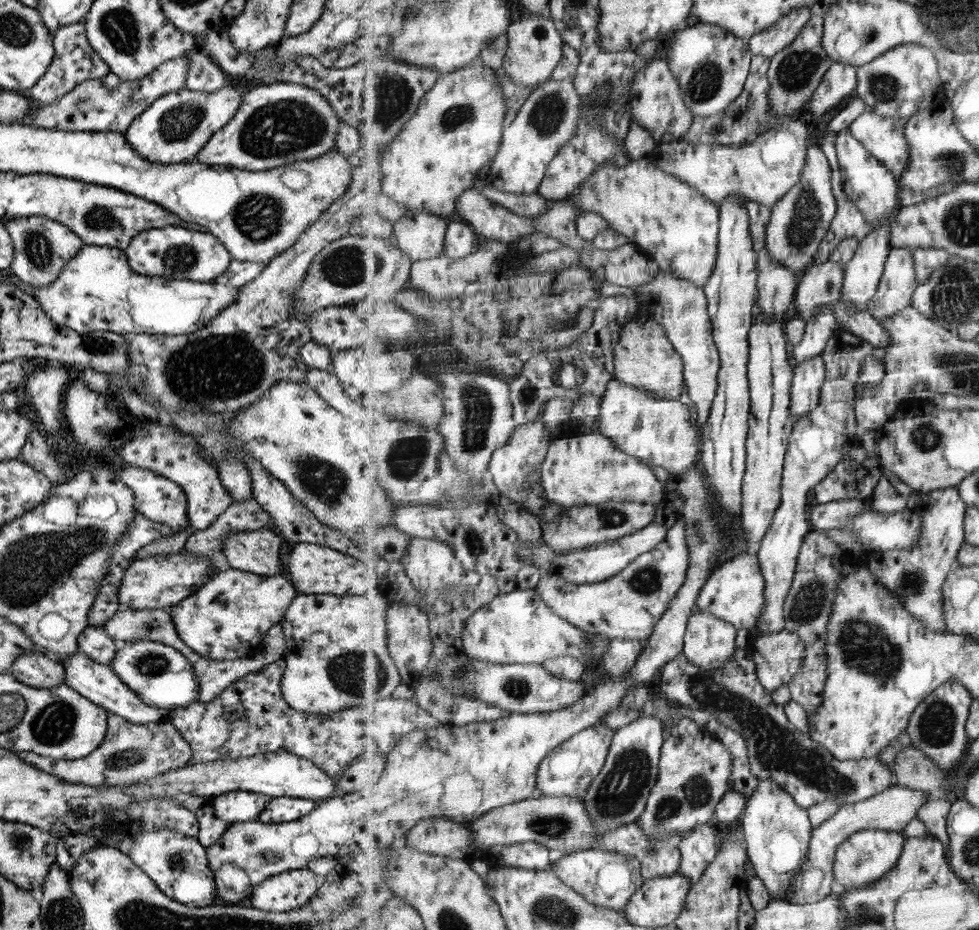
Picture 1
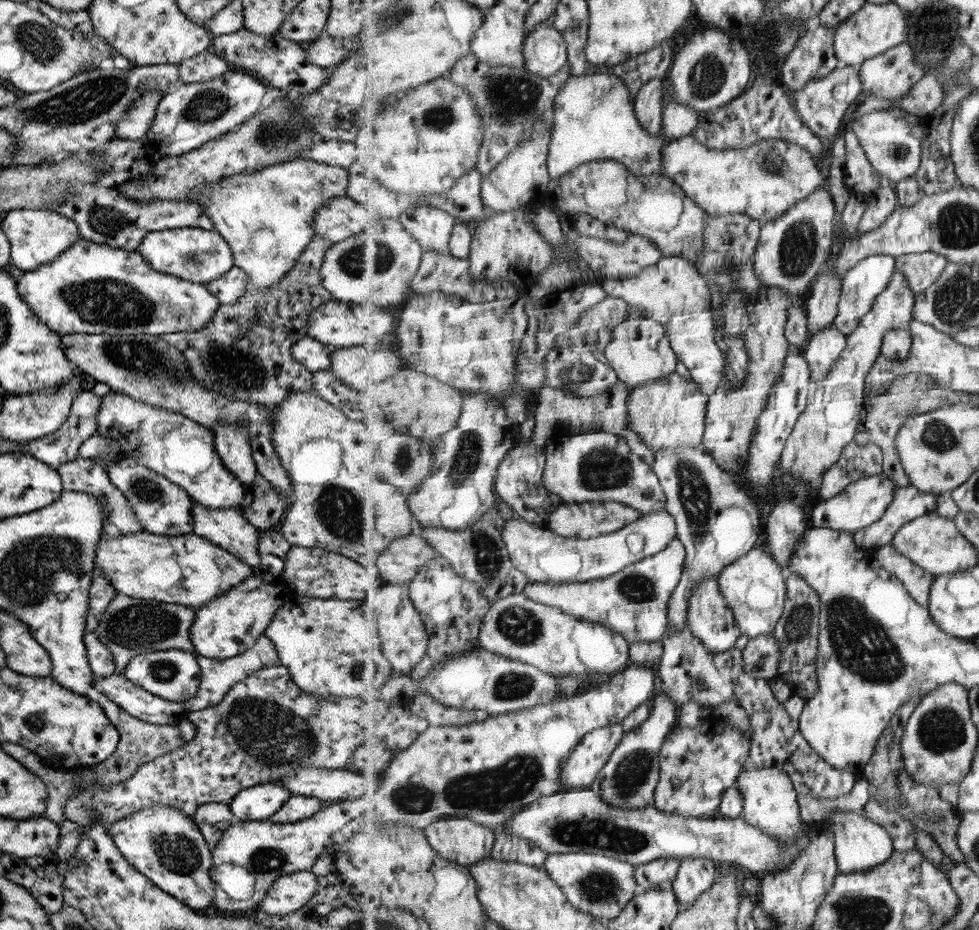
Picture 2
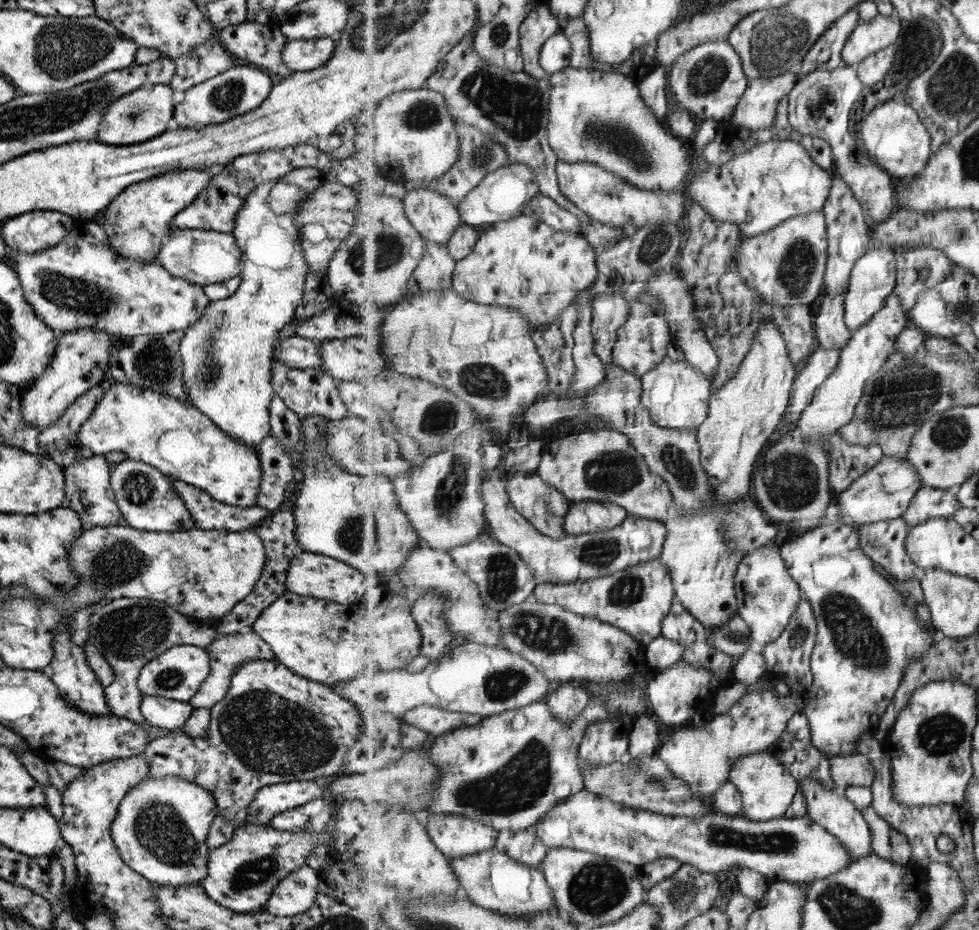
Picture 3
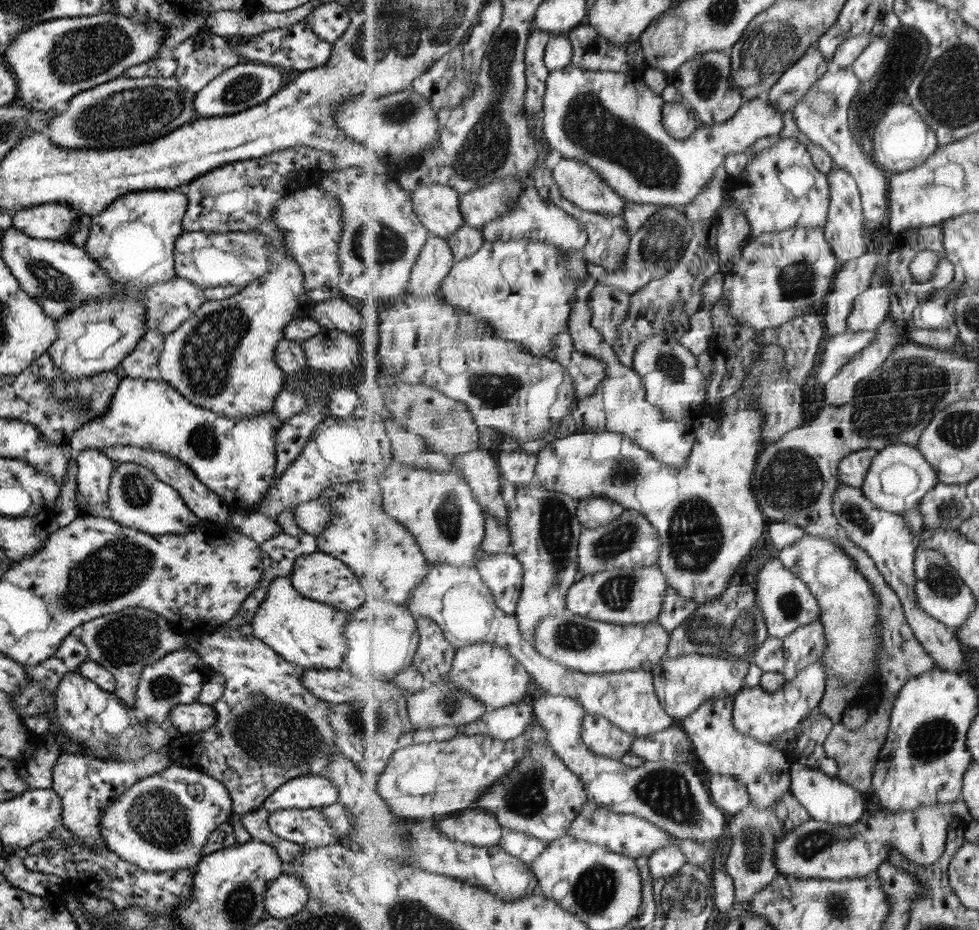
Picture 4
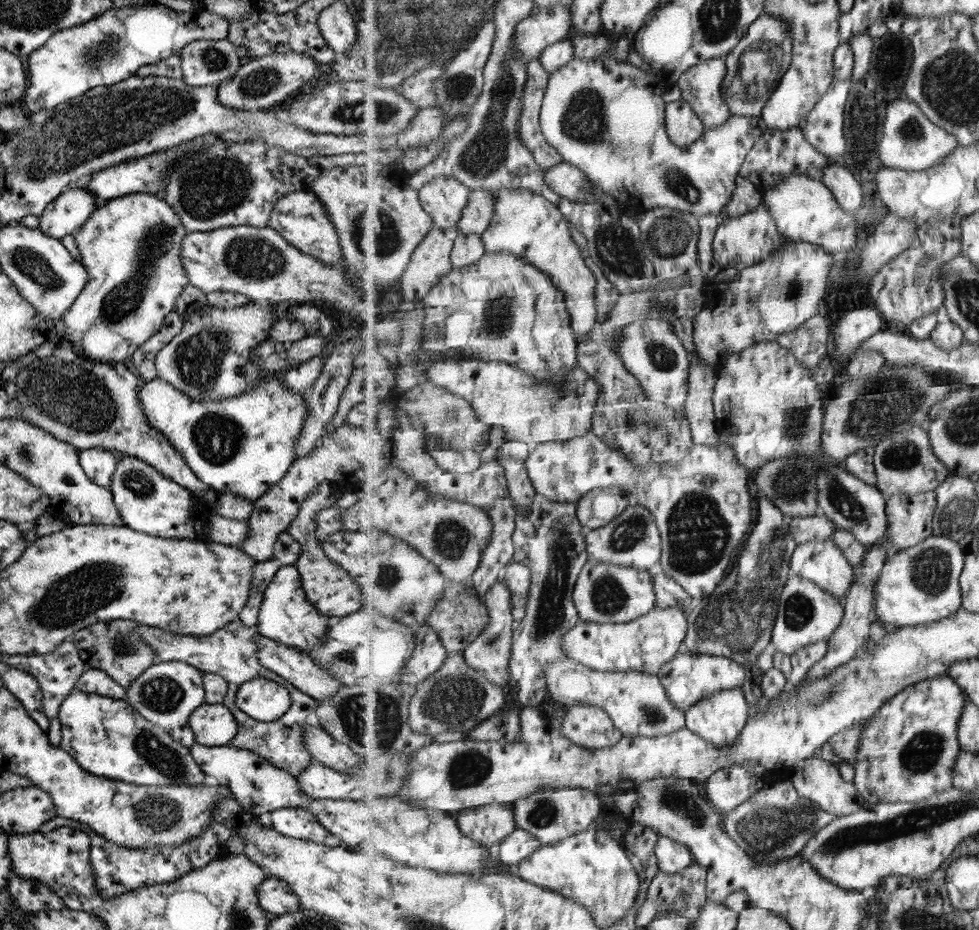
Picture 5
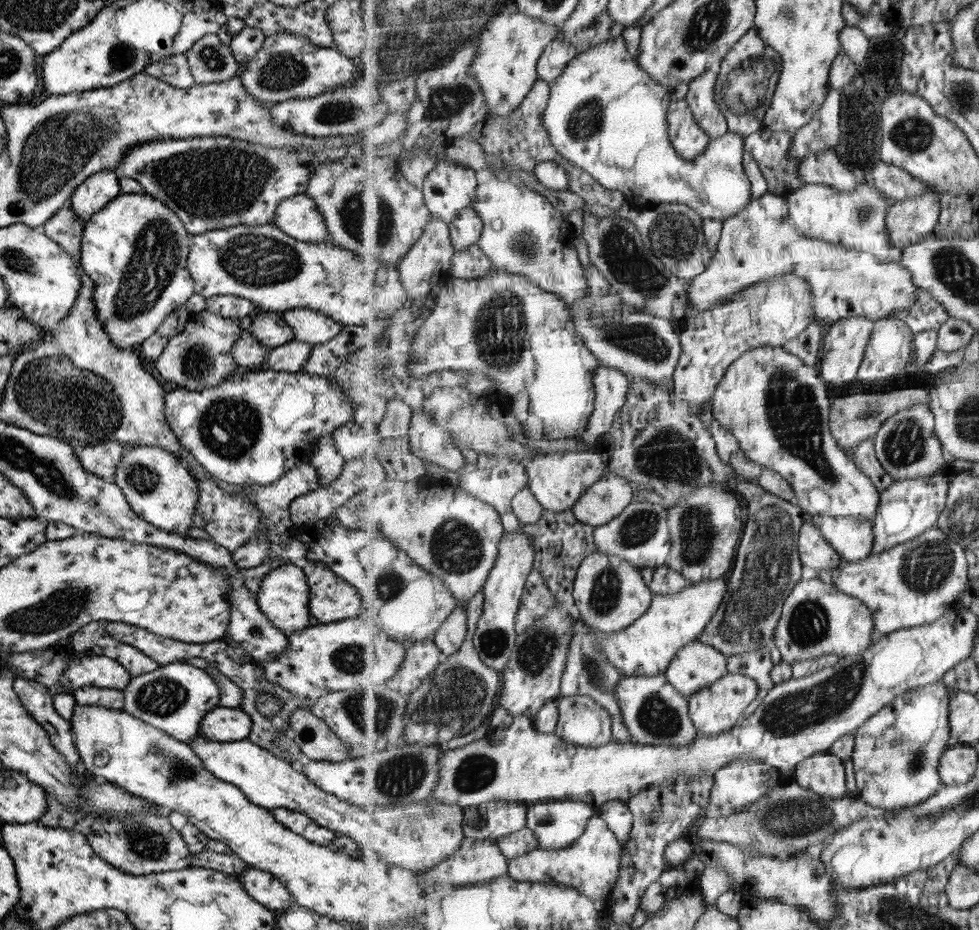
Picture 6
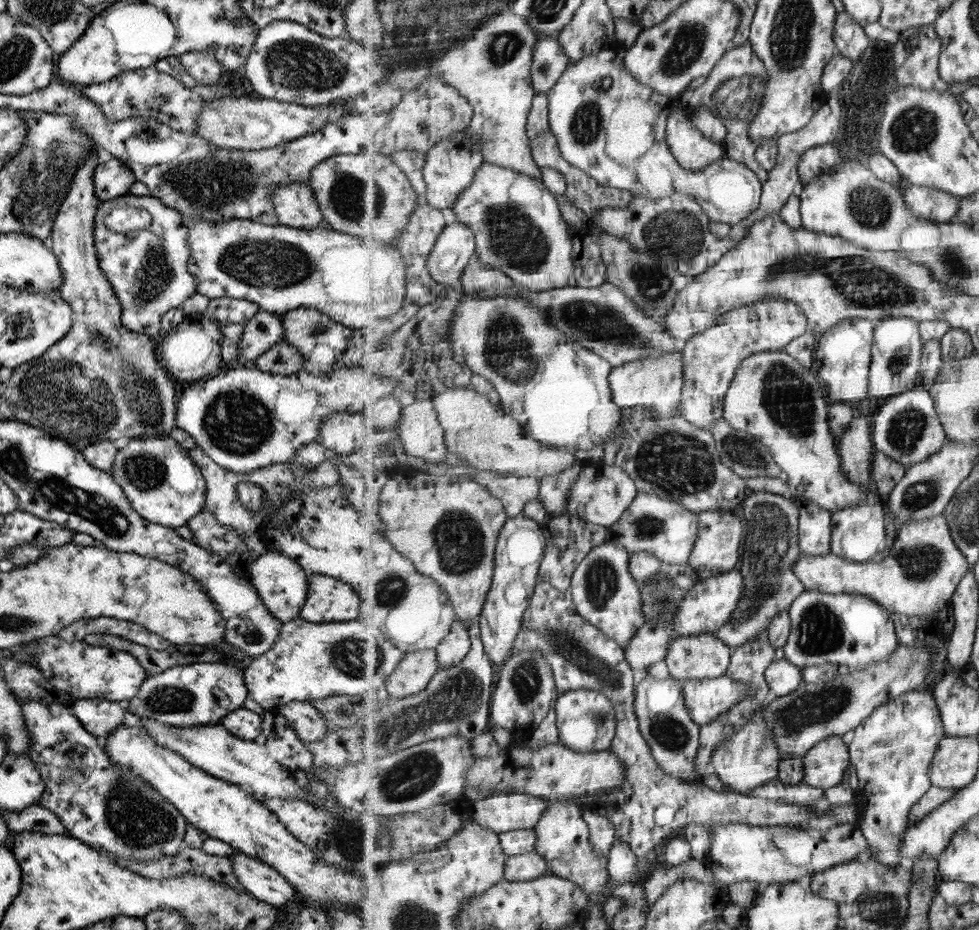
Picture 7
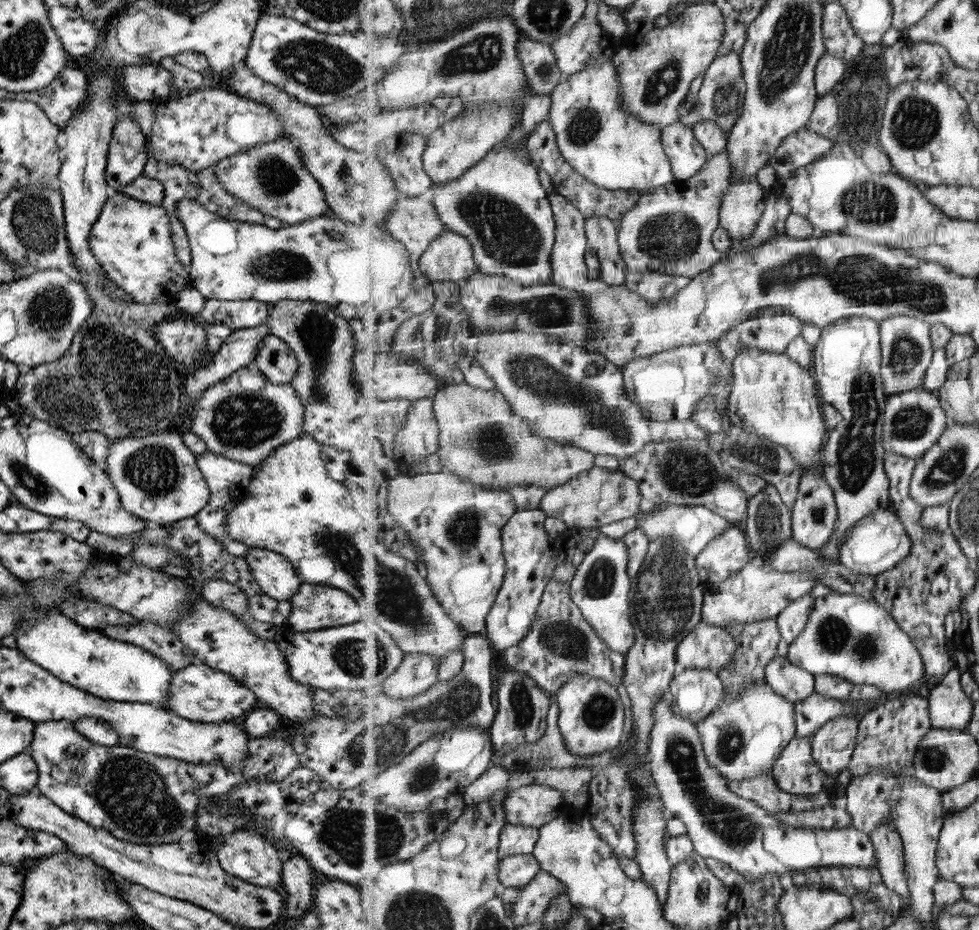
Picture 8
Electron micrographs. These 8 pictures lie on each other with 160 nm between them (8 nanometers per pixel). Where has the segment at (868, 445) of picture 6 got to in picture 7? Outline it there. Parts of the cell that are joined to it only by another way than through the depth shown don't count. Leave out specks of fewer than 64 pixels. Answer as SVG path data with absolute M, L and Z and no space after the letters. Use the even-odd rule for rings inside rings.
M875 451L872 463L872 476L876 483L877 494L879 499L884 499L904 479L908 467L880 451Z

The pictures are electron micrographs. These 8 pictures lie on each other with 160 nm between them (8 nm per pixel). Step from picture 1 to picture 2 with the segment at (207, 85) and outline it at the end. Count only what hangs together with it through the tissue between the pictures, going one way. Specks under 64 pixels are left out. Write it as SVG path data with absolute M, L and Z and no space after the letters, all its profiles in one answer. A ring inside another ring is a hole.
M209 49L182 60L177 65L177 70L180 84L207 82L223 76L228 71L225 61Z

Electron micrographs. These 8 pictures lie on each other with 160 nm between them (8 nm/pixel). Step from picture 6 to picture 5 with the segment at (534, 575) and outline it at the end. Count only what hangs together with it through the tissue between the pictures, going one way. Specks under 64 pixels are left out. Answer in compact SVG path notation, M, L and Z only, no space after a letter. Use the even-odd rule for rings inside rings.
M511 561L501 574L502 580L512 594L512 615L520 623L527 614L528 590L532 583L532 572L528 566Z

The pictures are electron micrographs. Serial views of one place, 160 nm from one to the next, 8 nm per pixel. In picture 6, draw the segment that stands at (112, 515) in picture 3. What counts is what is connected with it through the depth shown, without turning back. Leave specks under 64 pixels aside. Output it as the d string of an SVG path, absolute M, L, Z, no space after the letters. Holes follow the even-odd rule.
M110 441L83 448L76 456L79 464L91 474L109 483L114 482L114 472L121 460L123 446L116 441Z

